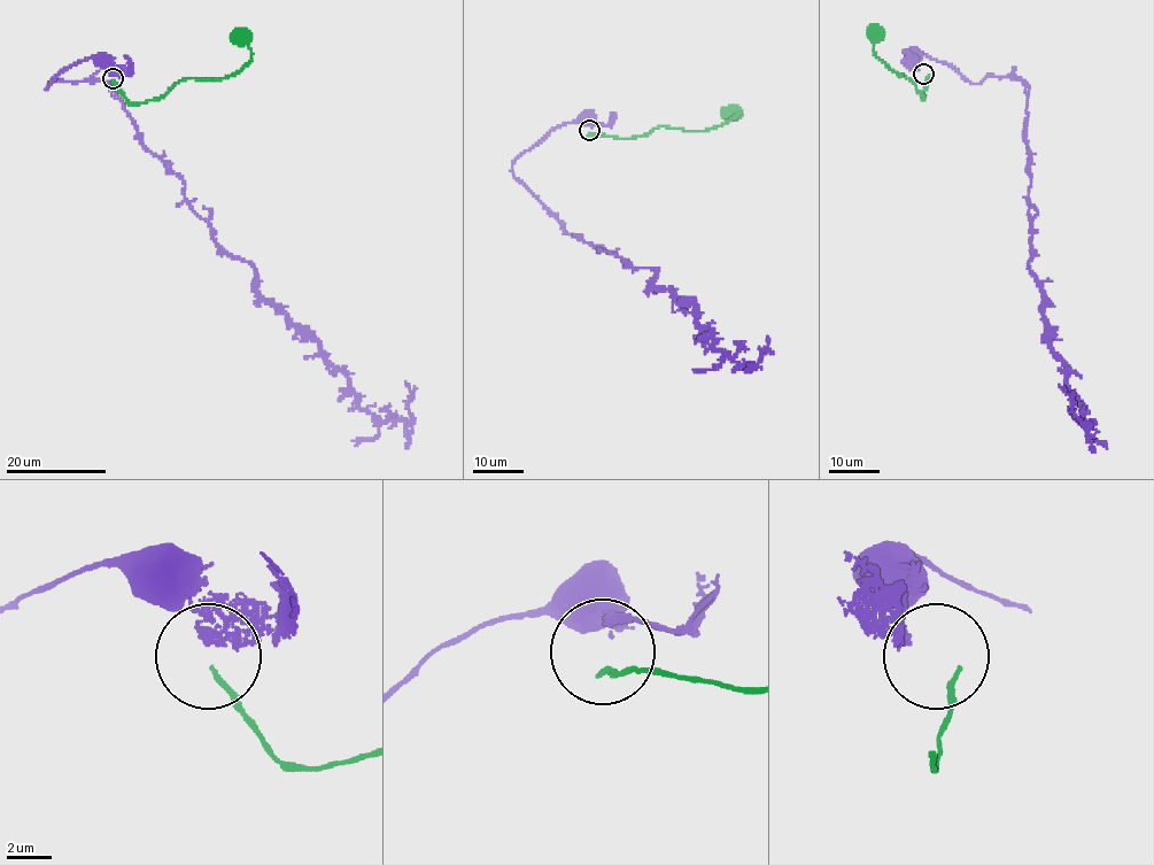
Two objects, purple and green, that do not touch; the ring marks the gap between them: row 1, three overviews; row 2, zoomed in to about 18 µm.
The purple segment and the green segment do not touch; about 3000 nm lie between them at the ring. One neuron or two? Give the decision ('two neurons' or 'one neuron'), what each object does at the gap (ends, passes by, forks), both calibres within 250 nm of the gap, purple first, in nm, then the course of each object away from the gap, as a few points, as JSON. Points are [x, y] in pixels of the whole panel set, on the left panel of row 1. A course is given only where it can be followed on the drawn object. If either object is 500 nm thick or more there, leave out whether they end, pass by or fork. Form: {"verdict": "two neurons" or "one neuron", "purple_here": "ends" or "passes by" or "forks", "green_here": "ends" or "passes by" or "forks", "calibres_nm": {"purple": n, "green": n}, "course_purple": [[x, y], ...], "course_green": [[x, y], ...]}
{"verdict": "two neurons", "purple_here": "ends", "green_here": "ends", "calibres_nm": {"purple": 200, "green": 200}, "course_purple": [[111, 76], [84, 59], [46, 89], [111, 85], [256, 291], [355, 402], [409, 432], [405, 381]], "course_green": [[114, 80], [129, 102], [140, 103], [162, 99], [183, 79], [225, 78], [252, 56], [248, 44], [231, 36]]}

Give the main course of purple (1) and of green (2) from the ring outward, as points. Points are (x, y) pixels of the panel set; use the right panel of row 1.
1: (919, 70), (922, 52), (969, 82), (1019, 76), (1029, 90), (1028, 267), (1089, 437), (1058, 385)
2: (928, 75), (922, 99), (914, 84), (898, 75), (874, 53), (874, 40), (880, 31)

